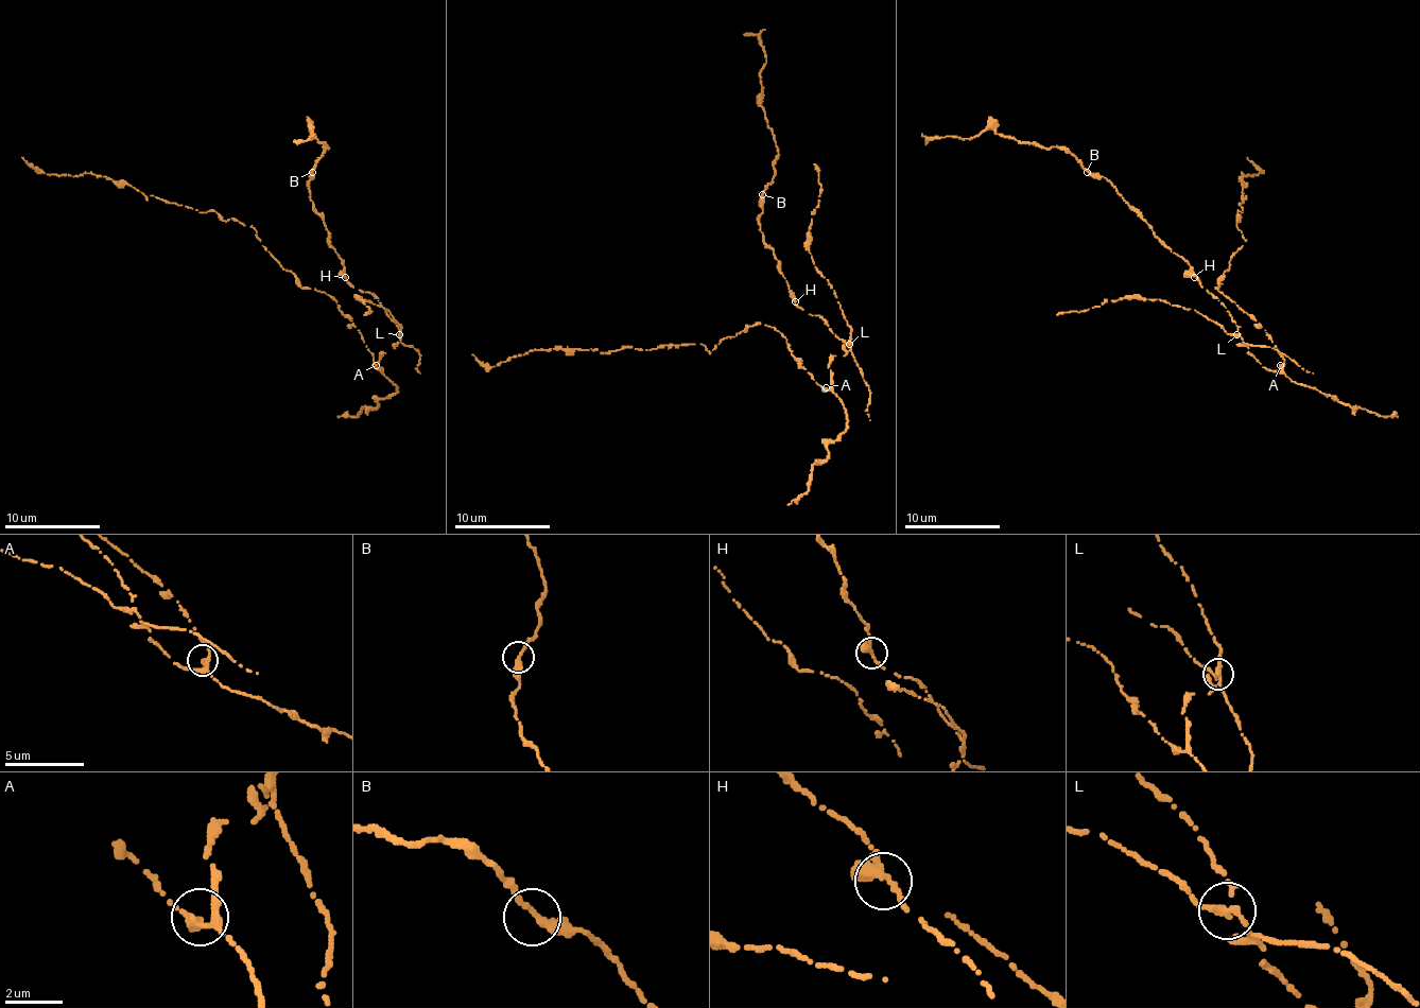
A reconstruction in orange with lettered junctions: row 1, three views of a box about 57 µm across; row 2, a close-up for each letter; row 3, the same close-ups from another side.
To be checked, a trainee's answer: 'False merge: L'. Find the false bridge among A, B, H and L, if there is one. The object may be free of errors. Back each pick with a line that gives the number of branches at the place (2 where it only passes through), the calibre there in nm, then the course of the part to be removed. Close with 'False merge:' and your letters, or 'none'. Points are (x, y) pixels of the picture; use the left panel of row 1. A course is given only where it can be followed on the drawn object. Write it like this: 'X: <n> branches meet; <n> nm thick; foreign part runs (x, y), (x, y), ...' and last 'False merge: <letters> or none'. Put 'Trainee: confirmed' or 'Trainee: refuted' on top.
Trainee: confirmed
L: 3 branches meet; 220 nm thick; foreign part runs (400, 334), (400, 325), (385, 308), (360, 298), (371, 310), (364, 315)
False merge: L

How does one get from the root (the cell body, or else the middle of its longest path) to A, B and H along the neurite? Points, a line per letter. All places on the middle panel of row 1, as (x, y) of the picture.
A: (831, 372), (831, 387), (826, 387)
B: (831, 372), (829, 363), (850, 347), (821, 318), (795, 303), (779, 261), (760, 230), (762, 194)
H: (831, 372), (829, 363), (835, 357), (843, 357), (850, 347), (835, 337), (821, 318), (800, 309), (795, 301)

